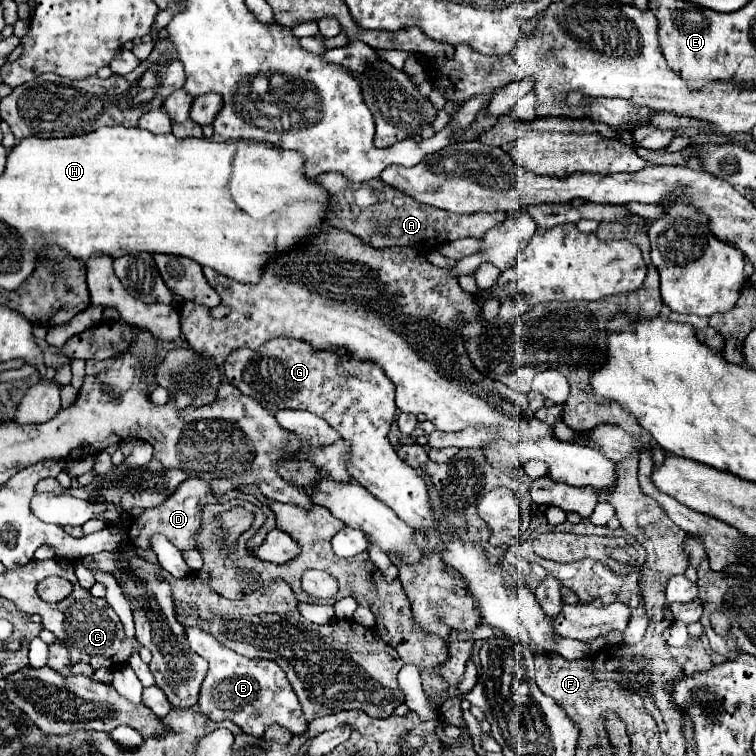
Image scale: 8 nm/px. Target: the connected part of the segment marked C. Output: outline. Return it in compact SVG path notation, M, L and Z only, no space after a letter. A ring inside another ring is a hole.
M75 584L75 590L69 598L57 602L39 606L39 616L43 618L43 626L51 630L57 640L65 642L71 652L71 664L75 662L87 662L97 668L121 668L129 662L133 654L139 654L143 648L135 638L127 638L123 624L115 610L107 604L105 598L93 598L89 590L83 590L79 584Z

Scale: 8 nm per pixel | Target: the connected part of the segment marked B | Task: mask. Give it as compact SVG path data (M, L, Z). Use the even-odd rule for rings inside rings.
M187 628L187 638L191 650L199 652L209 662L209 672L199 694L199 710L207 718L211 718L213 722L231 720L243 732L255 738L261 738L265 728L271 724L281 724L291 730L291 734L303 734L307 730L299 698L293 692L287 676L275 662L239 656L233 650L219 646L215 638L203 634L203 630L199 628Z

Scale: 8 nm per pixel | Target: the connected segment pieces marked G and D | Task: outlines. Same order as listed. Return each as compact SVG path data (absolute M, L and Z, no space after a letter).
M281 336L281 338L273 338L273 340L265 342L257 350L239 348L239 350L231 352L227 362L223 364L223 370L225 370L225 378L229 384L239 388L241 394L257 400L265 410L271 410L271 414L275 414L281 408L309 410L309 412L321 416L323 420L327 420L343 436L343 440L347 440L351 446L351 456L347 462L347 472L351 474L351 478L357 480L361 486L365 486L377 500L385 502L413 530L435 528L437 520L429 506L425 480L397 456L395 448L389 442L389 428L393 424L395 410L397 410L395 386L375 362L351 358L351 354L347 354L347 350L337 350L337 348L315 350L307 342Z
M189 478L189 482L181 484L181 486L175 490L175 494L173 494L171 498L167 498L167 500L165 500L161 506L157 506L155 510L143 510L143 514L141 514L139 518L135 518L135 522L133 522L131 530L129 530L129 538L131 538L131 542L133 542L135 546L139 546L139 548L151 548L149 538L151 538L153 534L163 534L163 536L165 536L171 544L175 544L179 550L191 550L191 548L195 548L195 536L197 536L197 532L201 530L201 510L203 510L203 506L206 504L223 503L235 498L247 500L255 504L267 517L266 523L268 524L268 528L263 524L261 530L247 542L247 548L253 550L253 548L257 548L259 544L263 544L265 534L267 534L265 530L269 532L276 528L276 518L271 509L254 496L243 494L238 490L232 490L221 496L221 498L217 498L215 494L211 494L209 484L203 482L203 480L197 480L197 478Z

